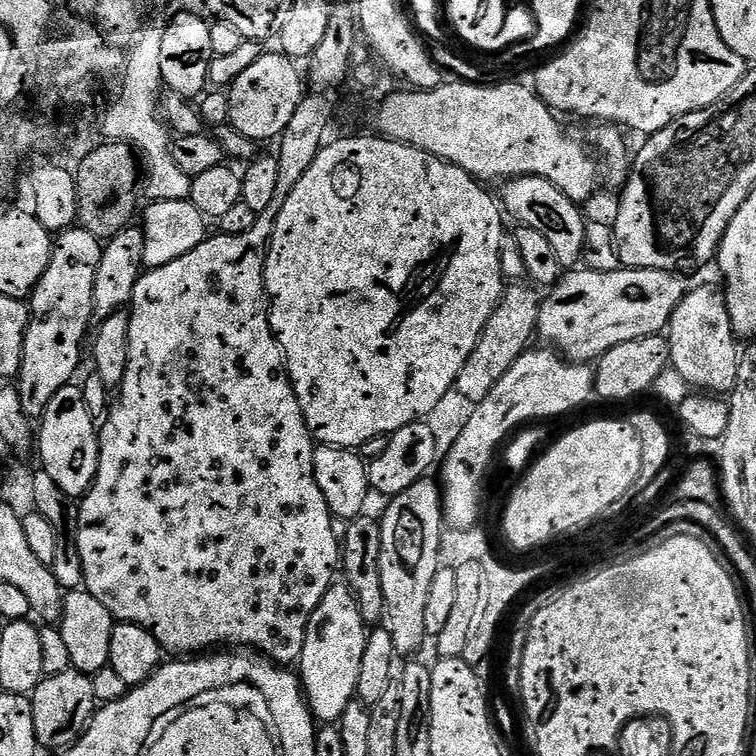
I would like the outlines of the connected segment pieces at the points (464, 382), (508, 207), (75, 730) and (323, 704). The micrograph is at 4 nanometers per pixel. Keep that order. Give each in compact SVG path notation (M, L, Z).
M532 286L528 288L505 287L504 297L500 299L500 305L490 314L490 322L482 330L470 358L466 358L466 366L456 379L455 395L460 395L462 399L469 400L469 405L475 406L490 395L490 390L502 382L506 370L518 362L518 358L524 352L529 351L534 337L537 335L536 323L540 313L541 297L536 296L537 289Z
M517 176L505 184L508 185L498 192L503 211L509 217L512 215L517 220L517 225L533 228L538 230L538 234L543 234L550 241L550 246L554 246L561 269L575 269L581 263L584 254L586 216L580 213L581 205L566 198L566 194L562 194L562 190L558 190L558 186L554 186L546 178Z
M65 670L57 676L45 676L40 685L30 693L36 743L41 749L63 750L76 743L96 715L98 701L94 694L92 676L75 670Z
M344 582L333 583L322 602L318 602L318 610L310 614L306 642L298 661L300 682L317 721L339 721L348 703L356 696L358 670L362 670L362 654L366 650L368 634L369 629L362 622L351 588Z

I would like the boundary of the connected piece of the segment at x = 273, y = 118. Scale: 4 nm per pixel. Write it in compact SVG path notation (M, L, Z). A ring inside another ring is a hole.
M265 51L248 67L243 74L227 89L230 102L228 124L235 132L242 134L253 142L260 140L275 141L286 130L290 118L298 110L298 106L306 95L306 80L298 69L297 61L288 59L279 51Z

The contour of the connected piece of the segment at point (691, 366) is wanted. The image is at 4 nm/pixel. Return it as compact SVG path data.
M696 288L687 293L676 307L666 329L671 367L696 390L708 394L728 394L736 385L741 349L736 349L738 337L732 330L725 293L712 288Z

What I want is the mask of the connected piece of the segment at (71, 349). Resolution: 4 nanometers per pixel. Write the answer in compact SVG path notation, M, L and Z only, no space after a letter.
M73 226L55 237L50 262L30 297L28 329L18 377L22 408L31 418L43 416L50 398L77 379L80 355L83 352L85 355L86 341L94 324L94 278L103 253L104 244L85 228Z

